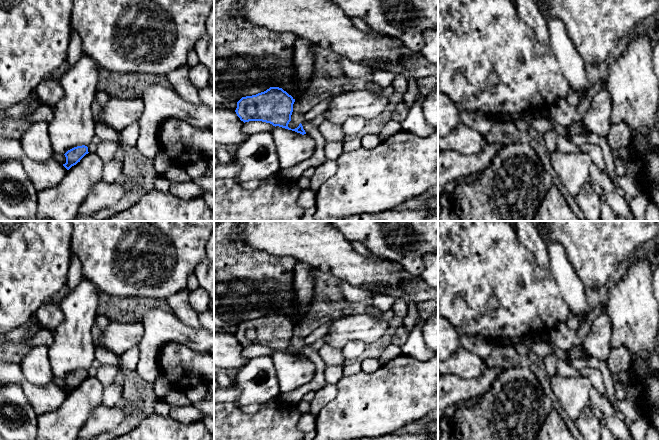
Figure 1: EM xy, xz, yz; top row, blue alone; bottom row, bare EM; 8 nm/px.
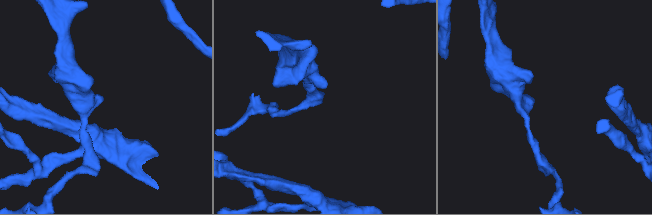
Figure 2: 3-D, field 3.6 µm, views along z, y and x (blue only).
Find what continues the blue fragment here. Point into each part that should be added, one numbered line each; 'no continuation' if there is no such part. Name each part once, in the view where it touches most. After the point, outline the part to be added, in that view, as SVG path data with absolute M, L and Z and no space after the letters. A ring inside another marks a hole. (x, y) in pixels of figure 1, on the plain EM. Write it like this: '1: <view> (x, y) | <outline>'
no continuation

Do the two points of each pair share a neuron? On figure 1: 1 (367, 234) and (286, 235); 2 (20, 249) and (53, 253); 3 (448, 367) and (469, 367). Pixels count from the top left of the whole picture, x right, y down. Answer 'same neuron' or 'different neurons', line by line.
1: different neurons
2: same neuron
3: same neuron

